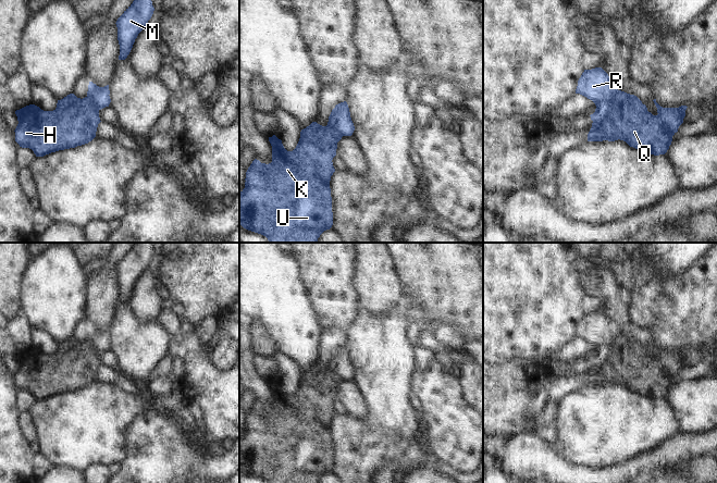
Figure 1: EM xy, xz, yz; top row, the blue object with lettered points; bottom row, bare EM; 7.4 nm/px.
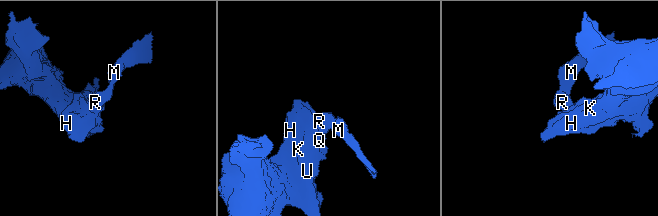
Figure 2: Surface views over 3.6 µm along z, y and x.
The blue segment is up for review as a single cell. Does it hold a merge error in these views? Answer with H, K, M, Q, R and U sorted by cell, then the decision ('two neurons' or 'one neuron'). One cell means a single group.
groups H K Q U / M R; two neurons

